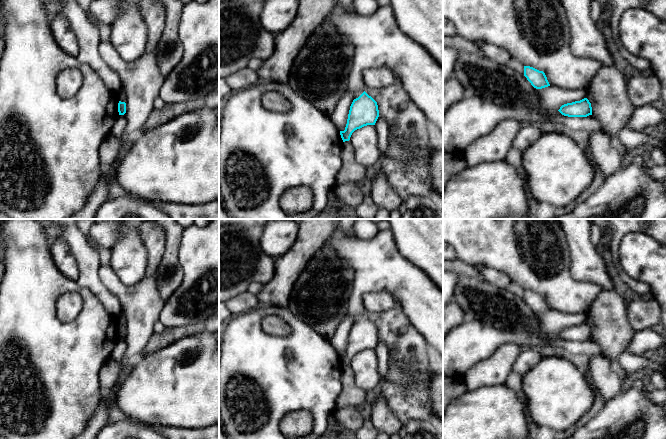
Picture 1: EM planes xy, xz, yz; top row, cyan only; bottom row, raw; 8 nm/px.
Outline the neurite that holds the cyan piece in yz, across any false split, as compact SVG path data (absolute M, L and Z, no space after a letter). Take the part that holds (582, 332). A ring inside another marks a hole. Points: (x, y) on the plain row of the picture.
M587 322L580 325L564 328L558 334L562 339L568 341L587 341L592 339L591 327Z

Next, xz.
M365 315L353 324L344 355L340 355L343 366L349 365L352 357L367 349L375 349L379 341L377 326Z

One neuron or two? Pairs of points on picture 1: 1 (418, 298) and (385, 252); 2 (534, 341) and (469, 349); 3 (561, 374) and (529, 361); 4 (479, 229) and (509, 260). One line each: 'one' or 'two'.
1: one
2: one
3: two
4: one

